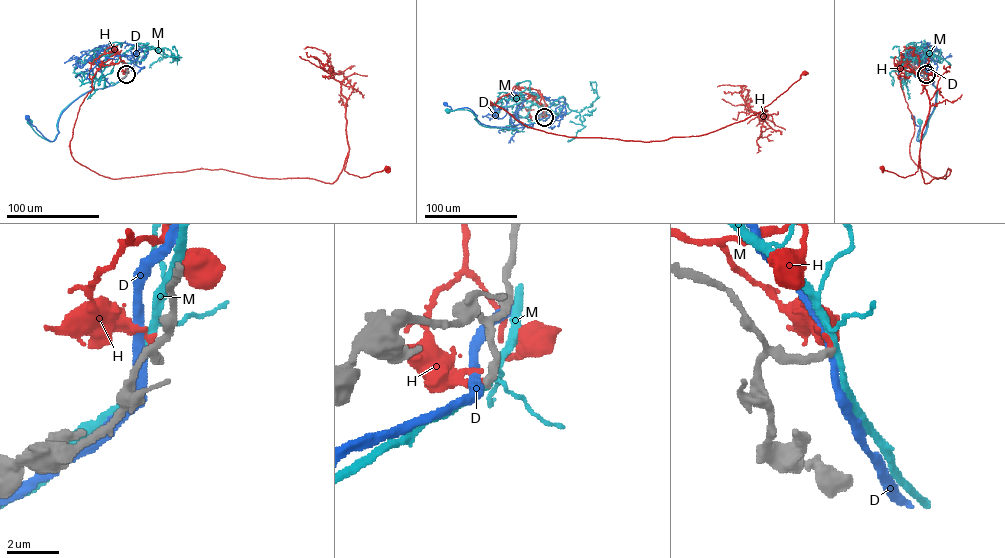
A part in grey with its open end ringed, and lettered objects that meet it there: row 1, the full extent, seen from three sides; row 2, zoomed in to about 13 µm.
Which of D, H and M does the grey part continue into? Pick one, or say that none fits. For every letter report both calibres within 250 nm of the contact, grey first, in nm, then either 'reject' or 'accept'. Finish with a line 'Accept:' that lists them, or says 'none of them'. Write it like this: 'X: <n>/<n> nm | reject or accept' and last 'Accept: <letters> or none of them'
D: 320/360 nm | reject
H: 320/240 nm | reject
M: 320/300 nm | reject
Accept: none of them

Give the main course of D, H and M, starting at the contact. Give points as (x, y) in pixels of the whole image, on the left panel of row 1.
D: (126, 74), (114, 84), (90, 90), (72, 103), (60, 116), (59, 132), (54, 141), (46, 138), (27, 117)
H: (126, 74), (101, 64), (73, 128), (71, 155), (99, 174), (333, 183), (348, 153), (350, 174), (386, 167)
M: (126, 74), (115, 83), (91, 90), (69, 104), (59, 116), (58, 133), (52, 141), (39, 136), (29, 121)

